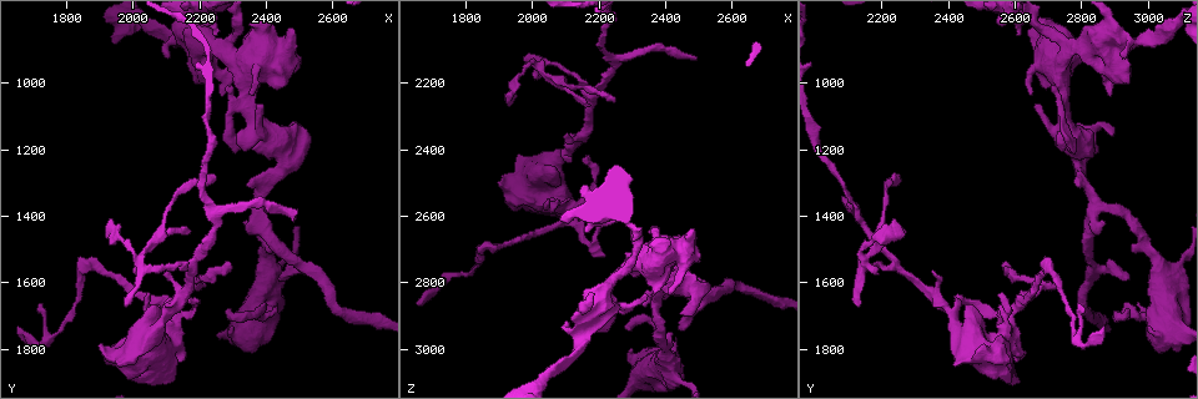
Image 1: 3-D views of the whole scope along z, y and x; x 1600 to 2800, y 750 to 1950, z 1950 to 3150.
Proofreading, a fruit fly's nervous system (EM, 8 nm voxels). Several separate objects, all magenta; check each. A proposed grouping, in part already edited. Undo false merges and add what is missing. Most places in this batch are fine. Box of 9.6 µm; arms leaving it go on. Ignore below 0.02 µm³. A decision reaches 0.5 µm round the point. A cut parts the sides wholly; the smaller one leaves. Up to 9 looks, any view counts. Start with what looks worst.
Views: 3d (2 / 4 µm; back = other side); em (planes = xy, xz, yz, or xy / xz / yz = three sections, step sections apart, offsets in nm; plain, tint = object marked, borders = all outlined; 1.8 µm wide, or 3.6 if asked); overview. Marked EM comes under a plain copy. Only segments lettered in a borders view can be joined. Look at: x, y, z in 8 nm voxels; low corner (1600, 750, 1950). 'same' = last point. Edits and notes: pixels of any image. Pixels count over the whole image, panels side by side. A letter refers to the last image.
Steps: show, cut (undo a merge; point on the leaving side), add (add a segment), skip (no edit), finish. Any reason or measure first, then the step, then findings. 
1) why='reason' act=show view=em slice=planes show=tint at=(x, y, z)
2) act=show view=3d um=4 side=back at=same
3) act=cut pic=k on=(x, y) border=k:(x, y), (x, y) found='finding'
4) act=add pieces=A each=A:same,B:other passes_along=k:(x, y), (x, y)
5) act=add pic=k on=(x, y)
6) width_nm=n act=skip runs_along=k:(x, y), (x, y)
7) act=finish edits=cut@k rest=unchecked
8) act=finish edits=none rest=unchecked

why='calibre changes' act=show view=em um=3.6 slice=planes show=tint at=(2390, 1130, 2760)

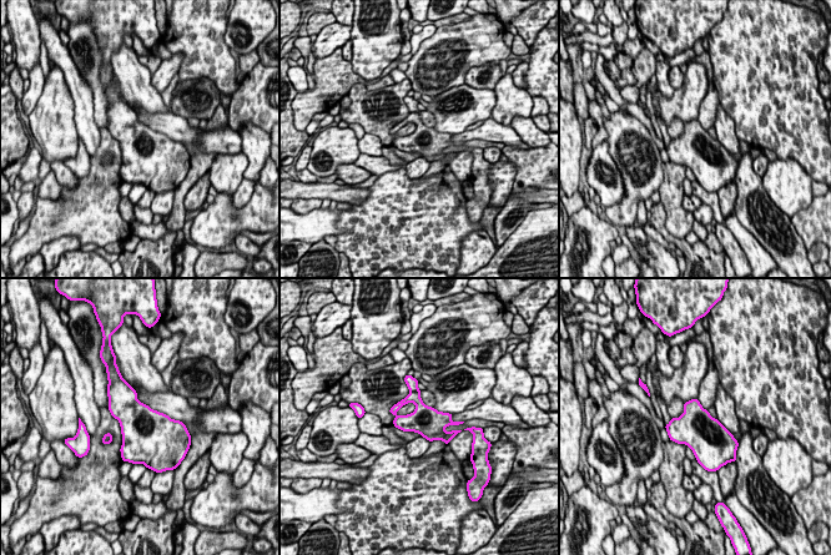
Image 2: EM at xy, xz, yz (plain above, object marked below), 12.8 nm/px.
act=show view=em um=3.6 slice=planes show=borders at=same

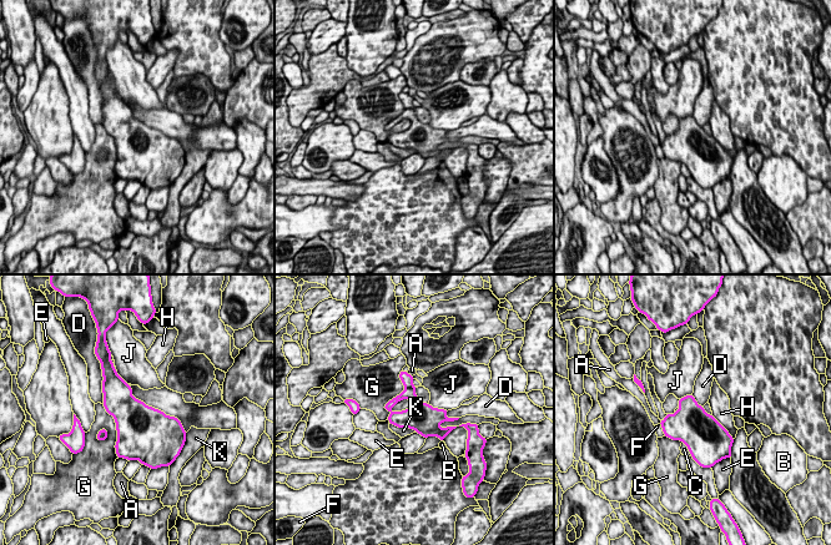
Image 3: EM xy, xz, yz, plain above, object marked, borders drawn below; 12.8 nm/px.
width_nm=400 act=skip each=A:other,B:other,C:other,D:other,E:other,F:other,G:other,H:other,J:other,K:other found='one neuron here'

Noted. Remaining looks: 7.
why='tapers out' act=show view=em slice=planes show=borders at=(2480, 1410, 2120)

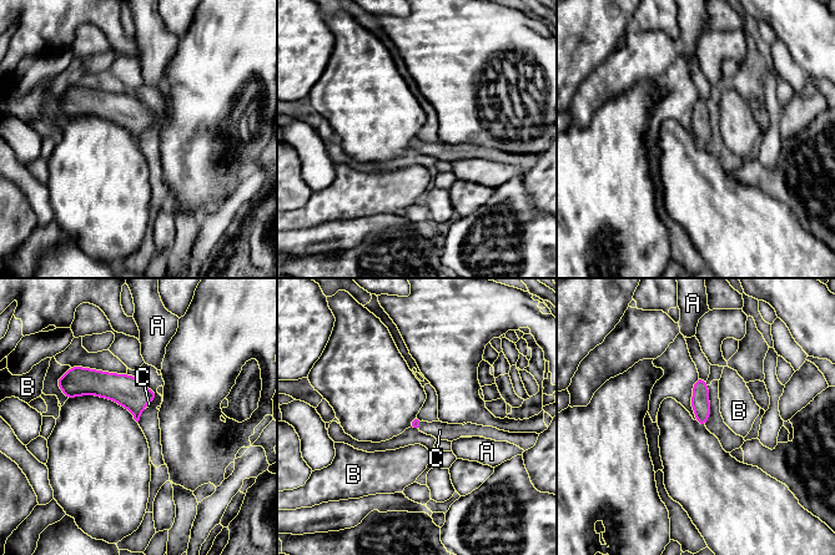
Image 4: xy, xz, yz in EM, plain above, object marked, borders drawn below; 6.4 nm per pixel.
act=add pieces=C each=A:other,B:other,C:same passes_along=4:(416, 422), (419, 425), (439, 430) found='the neuron continues'

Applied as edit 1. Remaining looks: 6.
act=show view=overview

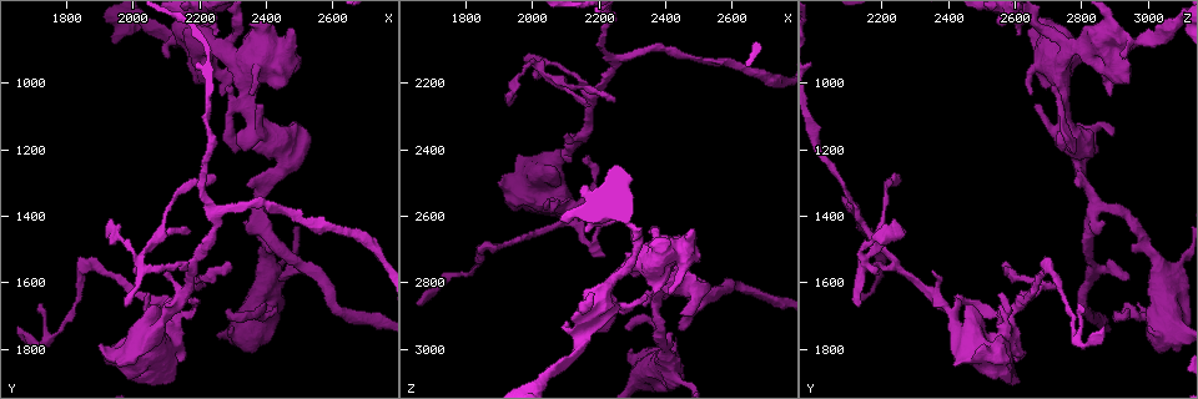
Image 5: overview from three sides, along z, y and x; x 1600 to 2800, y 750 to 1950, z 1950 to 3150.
why='free end' act=show view=em slice=yz step=16 show=tint at=(2290, 1540, 2570)

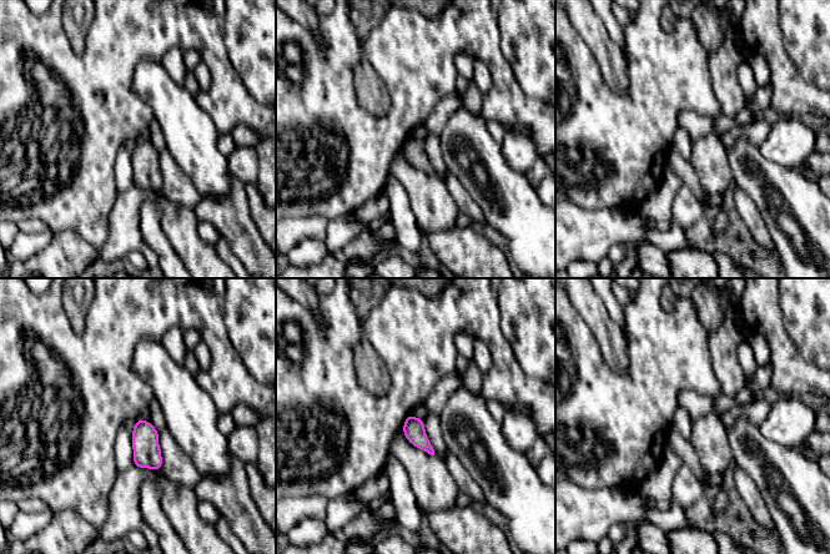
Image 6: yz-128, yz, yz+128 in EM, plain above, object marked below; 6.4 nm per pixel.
act=show view=em slice=planes show=borders at=same

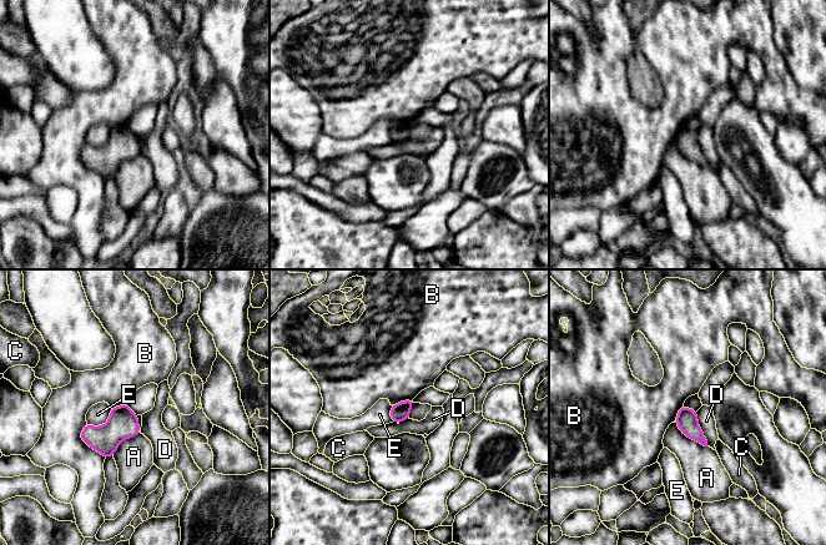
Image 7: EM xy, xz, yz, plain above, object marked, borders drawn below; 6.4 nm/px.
width_nm=120 act=skip each=A:other,B:other,C:other,D:other,E:other border=7:(86, 423), (80, 438), (105, 458) found='no lettered segment goes on from it'

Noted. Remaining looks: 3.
act=finish edits=add@4 rest=unchecked

